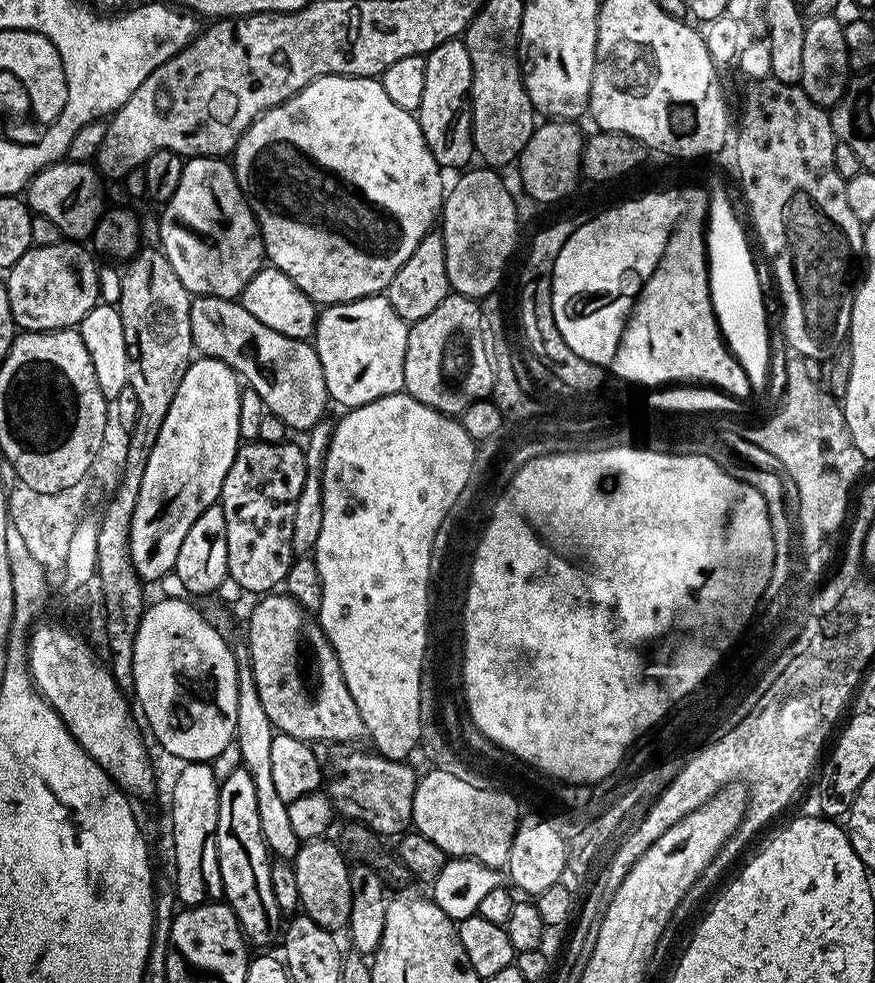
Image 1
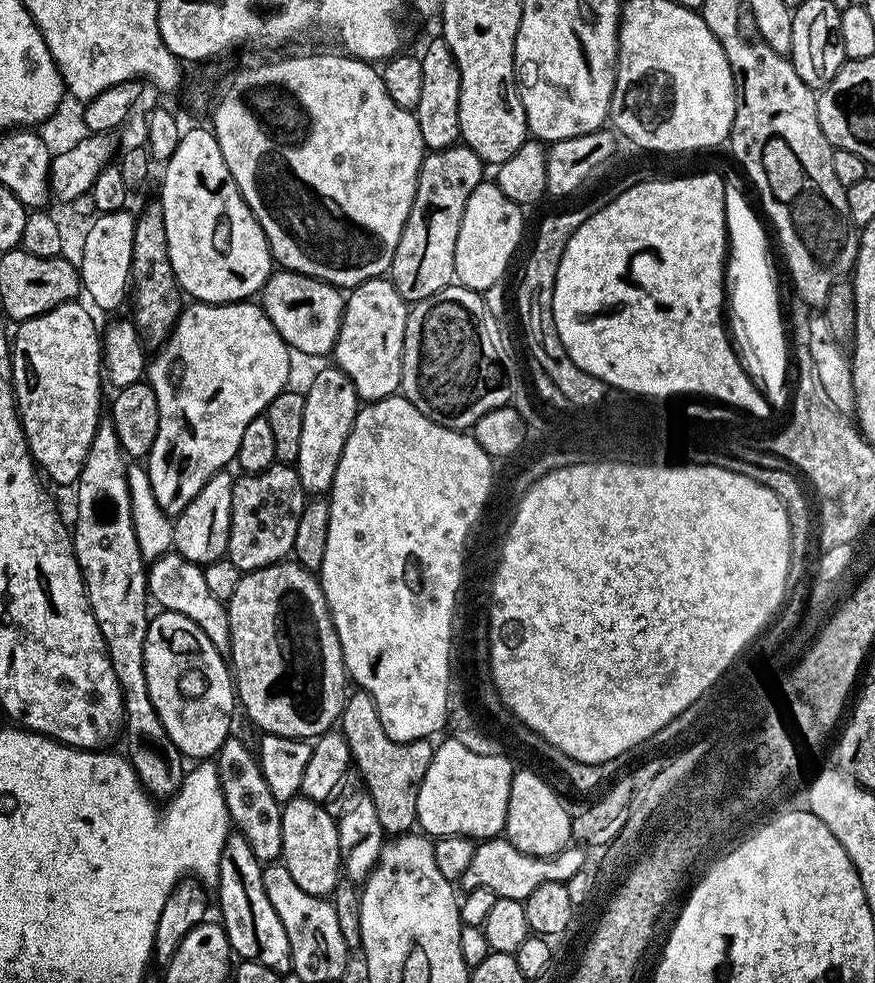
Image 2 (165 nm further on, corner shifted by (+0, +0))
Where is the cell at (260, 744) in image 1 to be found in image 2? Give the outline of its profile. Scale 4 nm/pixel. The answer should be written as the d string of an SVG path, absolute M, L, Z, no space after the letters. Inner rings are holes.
M175 550L168 551L163 556L151 561L148 573L148 594L153 601L160 603L159 607L166 612L180 612L190 622L194 622L210 638L213 646L228 654L232 651L230 642L230 618L228 605L223 600L214 598L210 586L206 586L203 567L186 558L182 558Z

